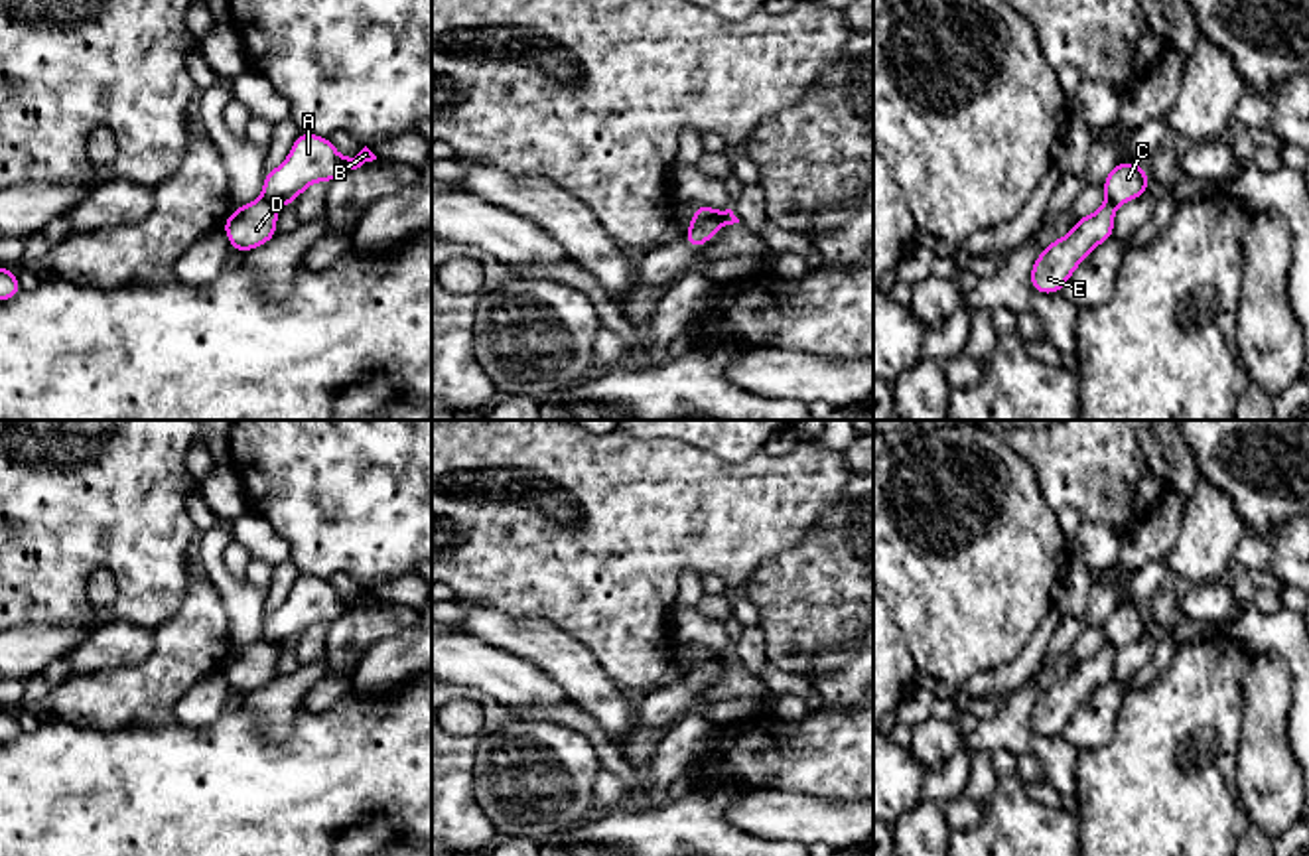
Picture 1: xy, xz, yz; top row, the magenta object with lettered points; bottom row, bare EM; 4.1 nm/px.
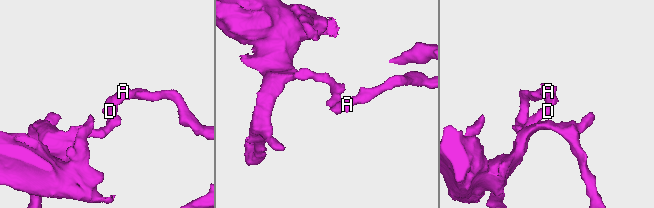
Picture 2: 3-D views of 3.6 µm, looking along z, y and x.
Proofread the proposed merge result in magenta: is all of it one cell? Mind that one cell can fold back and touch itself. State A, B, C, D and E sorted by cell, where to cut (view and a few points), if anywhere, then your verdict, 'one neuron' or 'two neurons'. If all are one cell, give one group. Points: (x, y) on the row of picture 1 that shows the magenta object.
groups A B C / D E; cut xz (718, 212), (690, 227); two neurons

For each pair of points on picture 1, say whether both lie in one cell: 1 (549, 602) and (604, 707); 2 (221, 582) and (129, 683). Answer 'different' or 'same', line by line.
1: different
2: different

